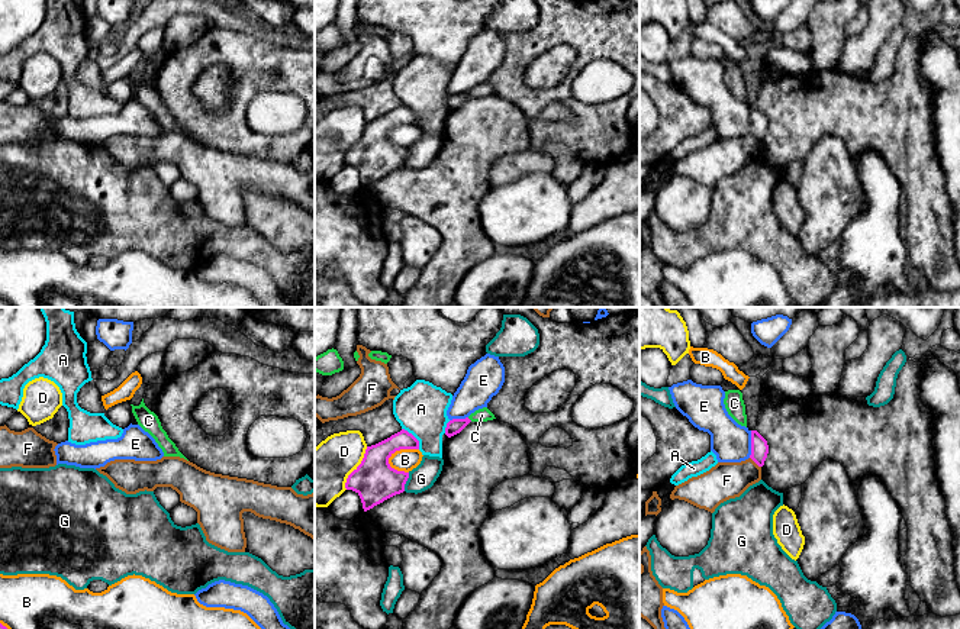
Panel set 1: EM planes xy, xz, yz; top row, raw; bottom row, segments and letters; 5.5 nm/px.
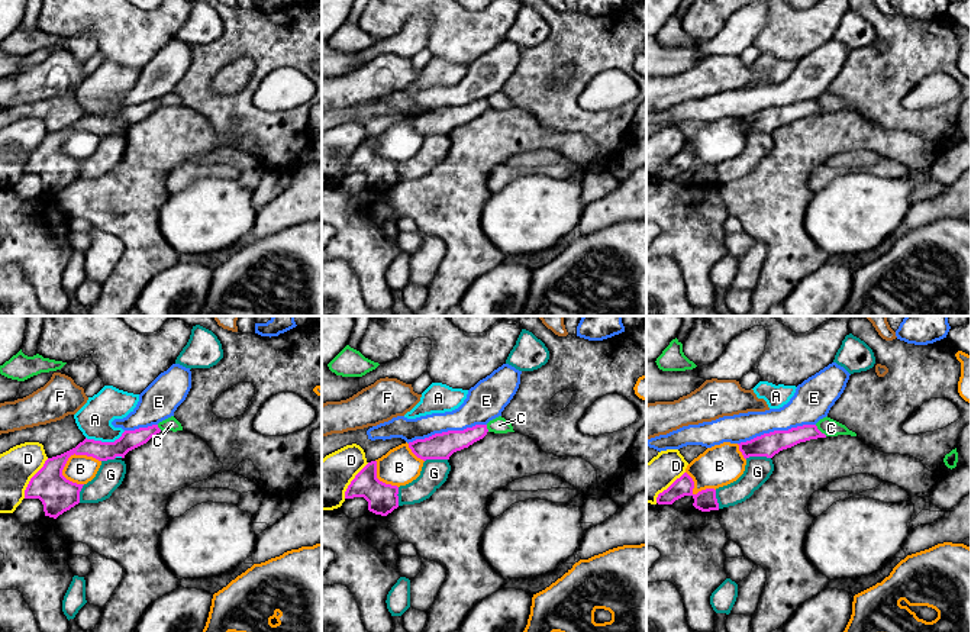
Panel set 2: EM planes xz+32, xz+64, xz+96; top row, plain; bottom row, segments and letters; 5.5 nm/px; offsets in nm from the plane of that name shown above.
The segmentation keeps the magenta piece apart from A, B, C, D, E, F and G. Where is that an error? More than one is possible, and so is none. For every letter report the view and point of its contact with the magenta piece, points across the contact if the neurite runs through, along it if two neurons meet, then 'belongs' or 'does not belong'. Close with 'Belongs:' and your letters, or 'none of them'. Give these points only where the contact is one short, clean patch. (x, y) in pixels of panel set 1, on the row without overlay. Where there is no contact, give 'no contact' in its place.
A: xz (414, 112) | does not belong
B: xz (399, 125) | does not belong
C: xz (469, 94) | along xz (467, 93), (472, 96) | does not belong
D: xz (357, 144) | does not belong
E: yz (751, 119) | does not belong
F: yz (756, 138) | does not belong
G: xz (405, 157) | does not belong
Belongs: none of them

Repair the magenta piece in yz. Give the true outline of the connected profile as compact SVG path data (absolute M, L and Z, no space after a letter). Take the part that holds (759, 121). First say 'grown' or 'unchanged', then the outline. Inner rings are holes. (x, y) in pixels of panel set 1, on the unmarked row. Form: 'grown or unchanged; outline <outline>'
unchanged; outline M751 106L751 130L750 133L758 141L763 142L769 129L767 116L757 107Z

